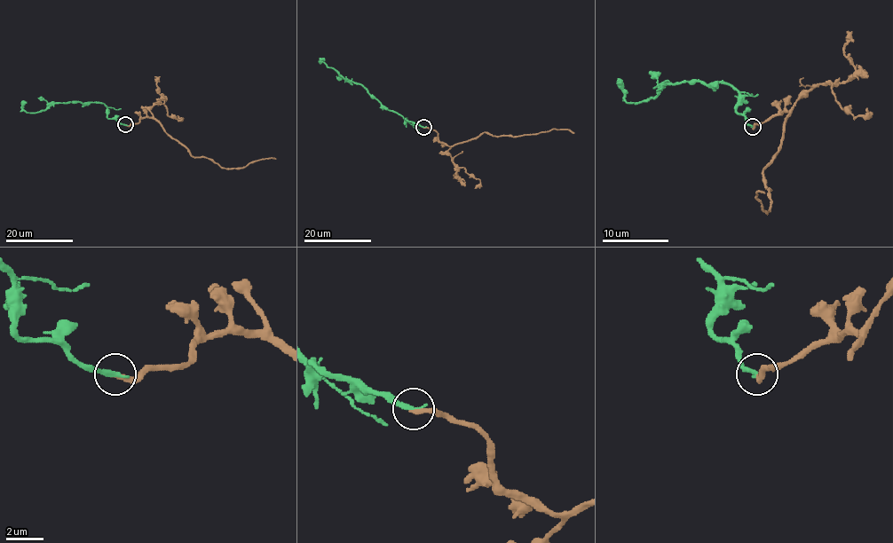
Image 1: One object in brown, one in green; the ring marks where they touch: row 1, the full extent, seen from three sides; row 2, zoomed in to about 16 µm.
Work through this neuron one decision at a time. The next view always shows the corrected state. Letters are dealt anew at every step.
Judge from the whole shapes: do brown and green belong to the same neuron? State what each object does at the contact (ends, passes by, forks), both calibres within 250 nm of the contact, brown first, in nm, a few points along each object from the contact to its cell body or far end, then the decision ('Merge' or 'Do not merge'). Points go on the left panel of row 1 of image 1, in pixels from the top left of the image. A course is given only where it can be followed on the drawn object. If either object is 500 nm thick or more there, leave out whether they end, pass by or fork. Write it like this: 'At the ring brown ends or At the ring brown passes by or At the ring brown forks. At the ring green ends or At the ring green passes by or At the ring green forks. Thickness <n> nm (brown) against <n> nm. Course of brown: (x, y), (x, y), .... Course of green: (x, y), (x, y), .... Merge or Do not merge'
At the ring brown ends. At the ring green ends. Thickness 280 nm (brown) against 240 nm. Course of brown: (125, 125), (154, 118), (194, 157), (212, 159), (225, 168), (276, 159). Course of green: (125, 125), (109, 119), (106, 107), (100, 103), (51, 103), (44, 110), (30, 112), (26, 111), (22, 100). Merge

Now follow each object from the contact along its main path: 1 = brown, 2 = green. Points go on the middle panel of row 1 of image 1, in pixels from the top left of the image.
1: (423, 127), (430, 128), (440, 141), (452, 145), (478, 138), (483, 132), (517, 137), (558, 129), (574, 133)
2: (423, 127), (388, 110), (361, 85), (349, 82), (321, 62), (320, 58)

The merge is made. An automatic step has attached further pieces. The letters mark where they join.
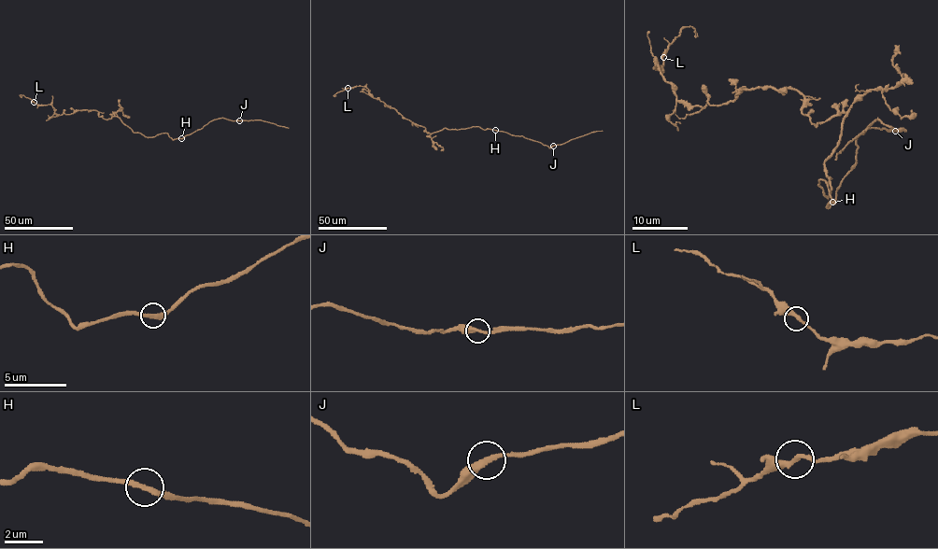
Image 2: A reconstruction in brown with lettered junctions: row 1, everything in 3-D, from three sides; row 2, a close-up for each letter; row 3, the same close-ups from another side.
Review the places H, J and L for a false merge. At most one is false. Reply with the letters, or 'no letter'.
no letter

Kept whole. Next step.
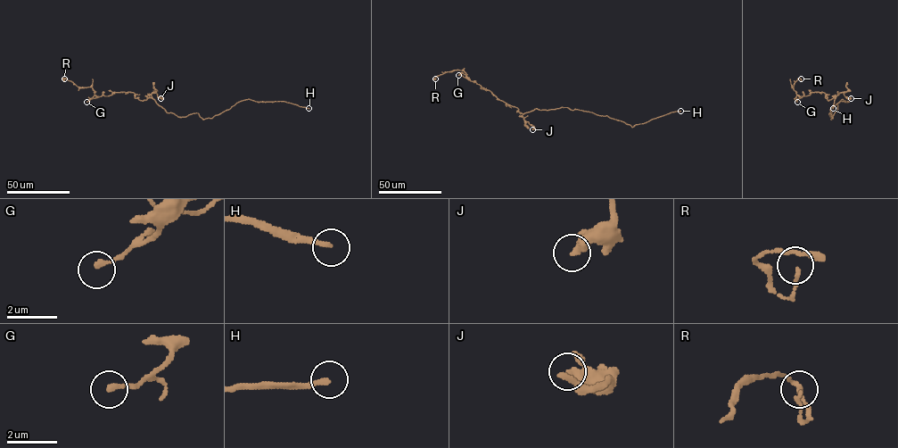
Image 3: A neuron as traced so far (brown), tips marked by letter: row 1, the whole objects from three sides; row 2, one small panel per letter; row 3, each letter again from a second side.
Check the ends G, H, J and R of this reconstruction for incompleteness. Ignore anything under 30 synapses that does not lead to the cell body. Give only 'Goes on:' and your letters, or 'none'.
Goes on: H

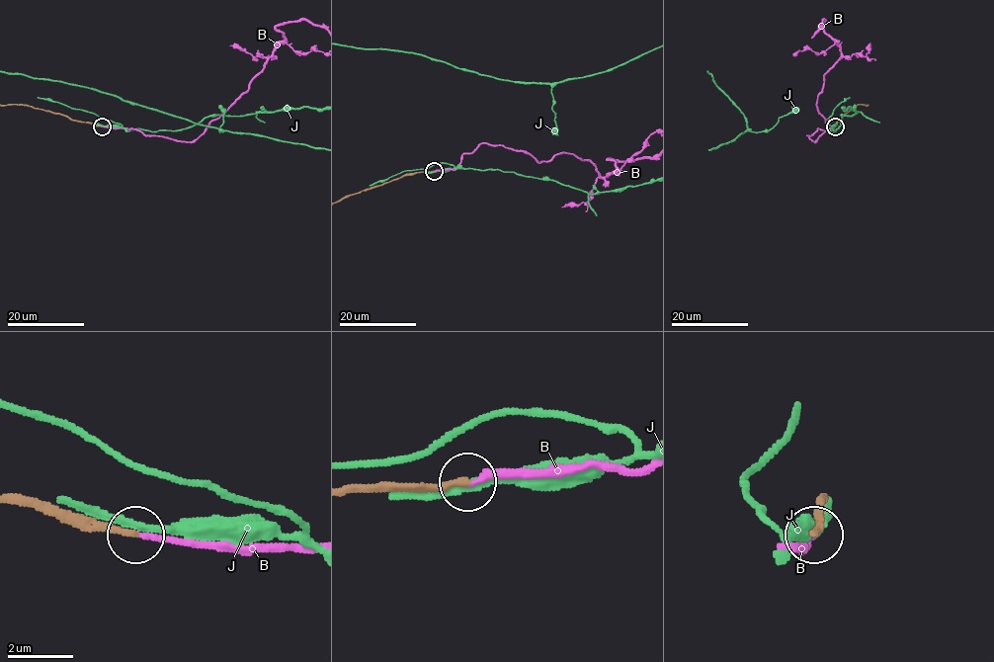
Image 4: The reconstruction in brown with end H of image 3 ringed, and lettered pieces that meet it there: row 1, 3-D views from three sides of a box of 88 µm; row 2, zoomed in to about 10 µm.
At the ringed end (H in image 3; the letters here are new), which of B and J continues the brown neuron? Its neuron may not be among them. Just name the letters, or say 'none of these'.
B

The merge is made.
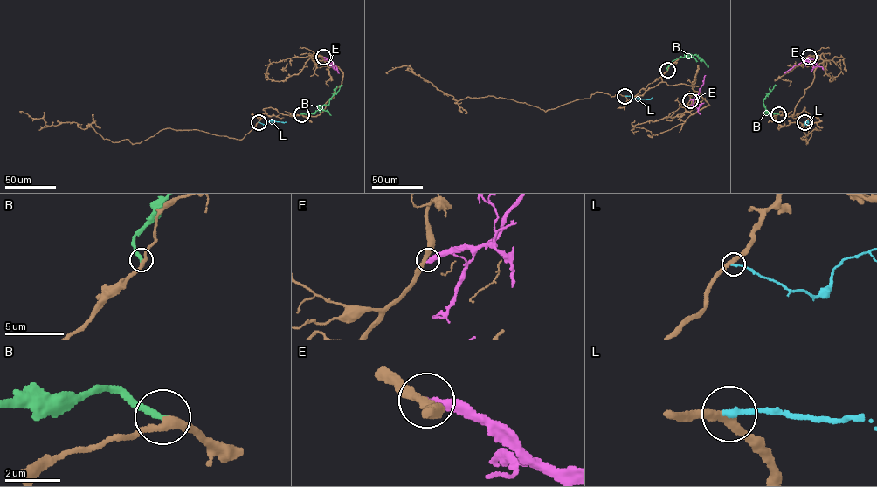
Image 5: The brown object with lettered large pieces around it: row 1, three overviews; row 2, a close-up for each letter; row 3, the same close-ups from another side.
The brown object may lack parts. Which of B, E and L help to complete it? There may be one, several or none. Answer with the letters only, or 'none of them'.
B

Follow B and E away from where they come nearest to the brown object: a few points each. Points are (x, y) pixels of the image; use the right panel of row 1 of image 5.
B: (778, 114), (766, 113), (763, 103), (765, 96), (776, 85)
E: (809, 57), (786, 72)

